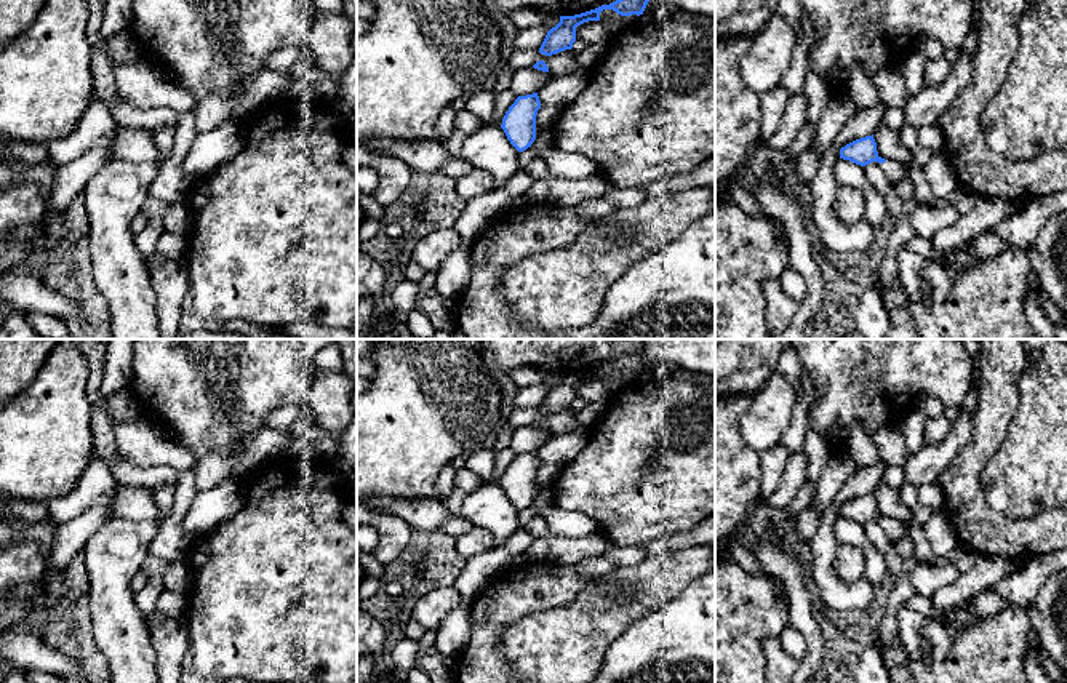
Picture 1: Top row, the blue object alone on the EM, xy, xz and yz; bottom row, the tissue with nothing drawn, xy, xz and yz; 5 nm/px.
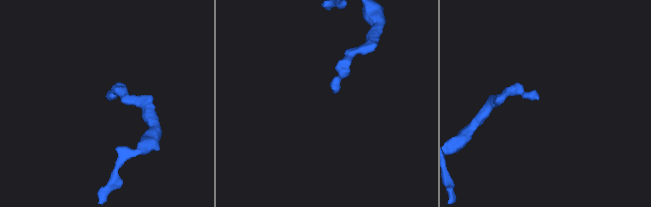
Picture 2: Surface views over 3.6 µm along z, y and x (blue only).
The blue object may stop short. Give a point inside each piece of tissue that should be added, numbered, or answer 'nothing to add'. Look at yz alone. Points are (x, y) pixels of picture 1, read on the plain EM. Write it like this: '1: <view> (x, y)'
1: yz (893, 528)

